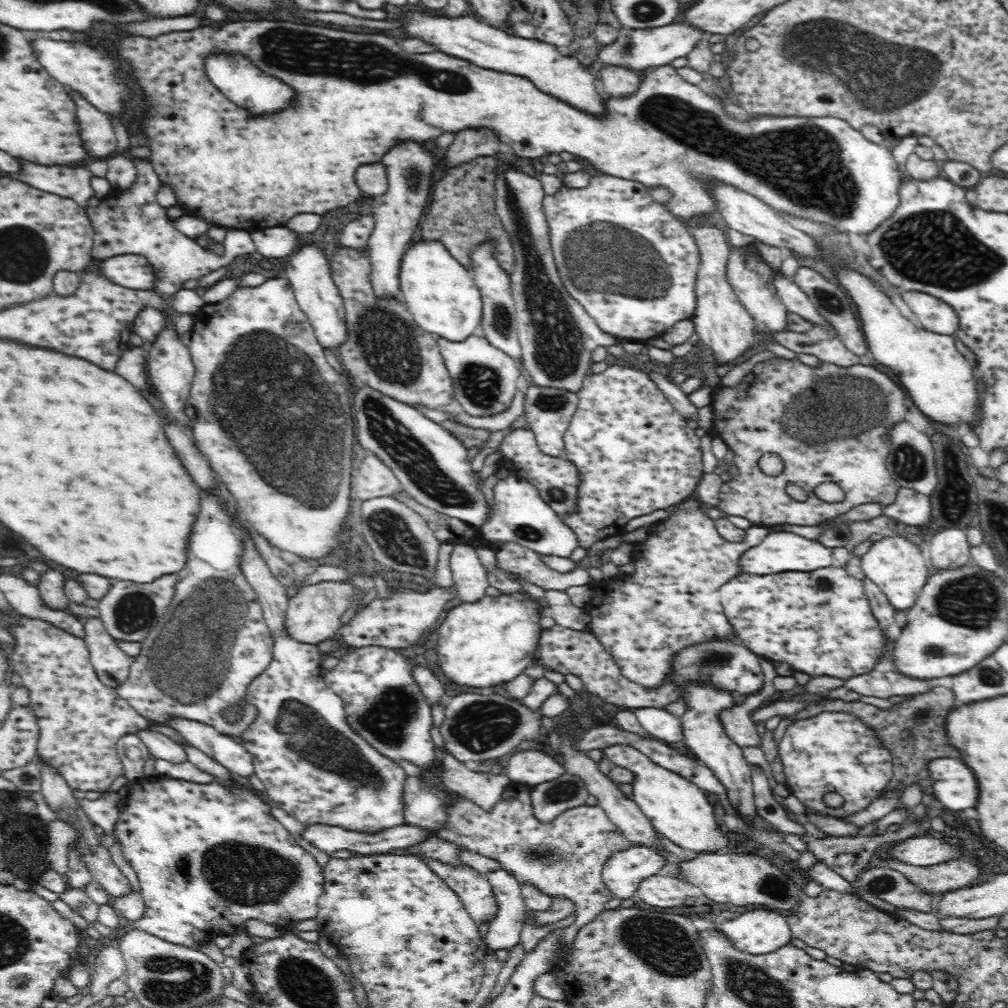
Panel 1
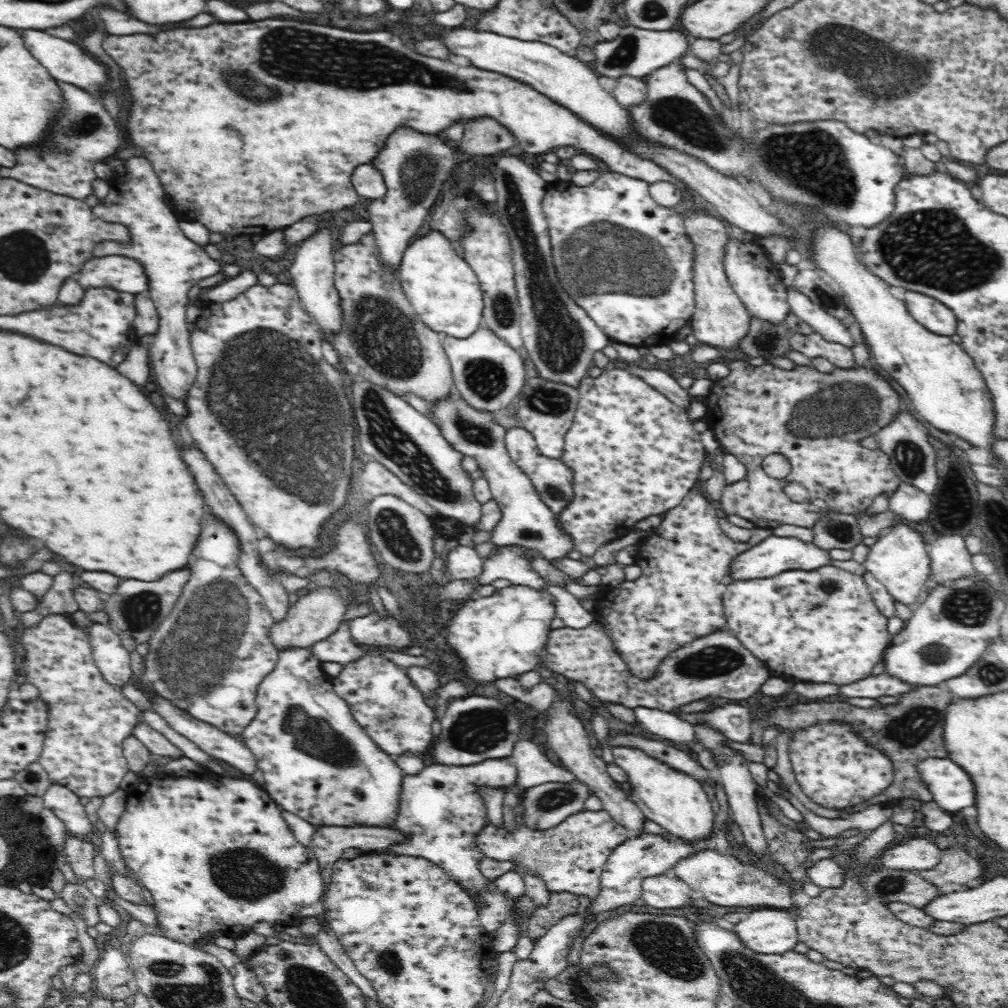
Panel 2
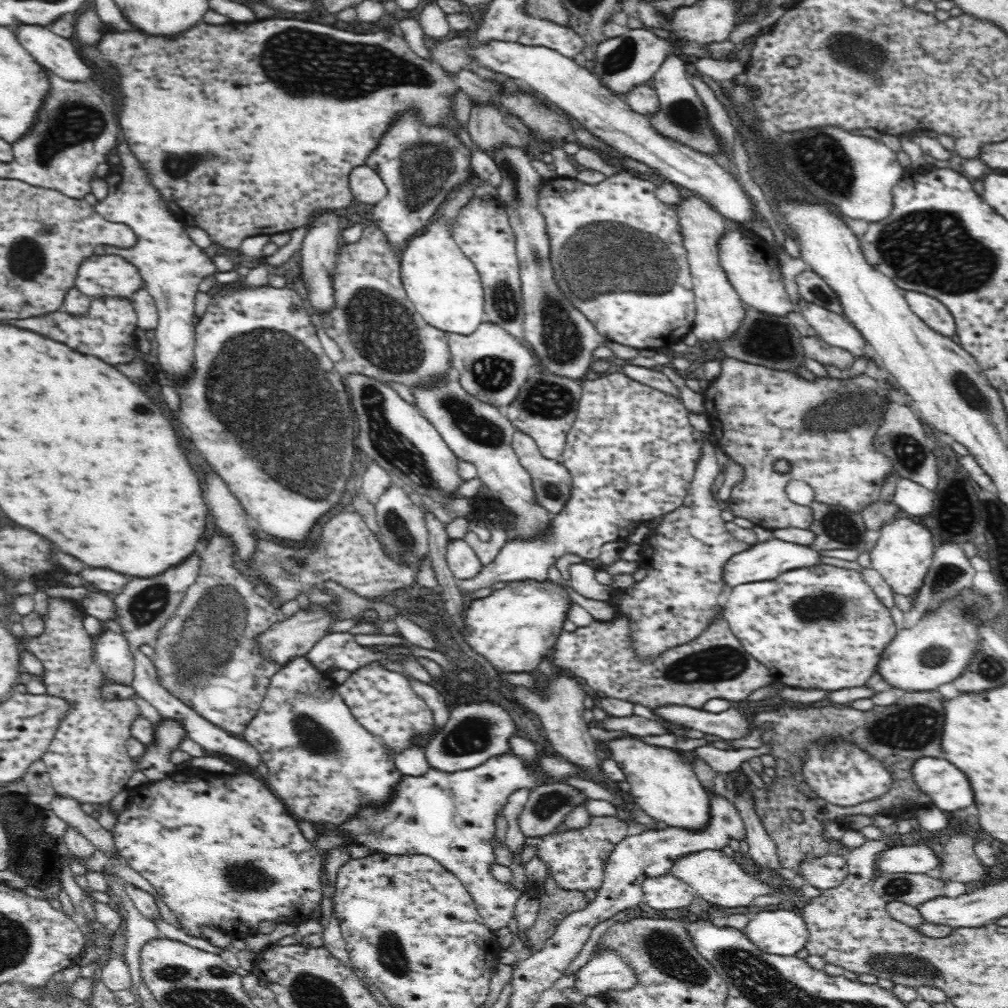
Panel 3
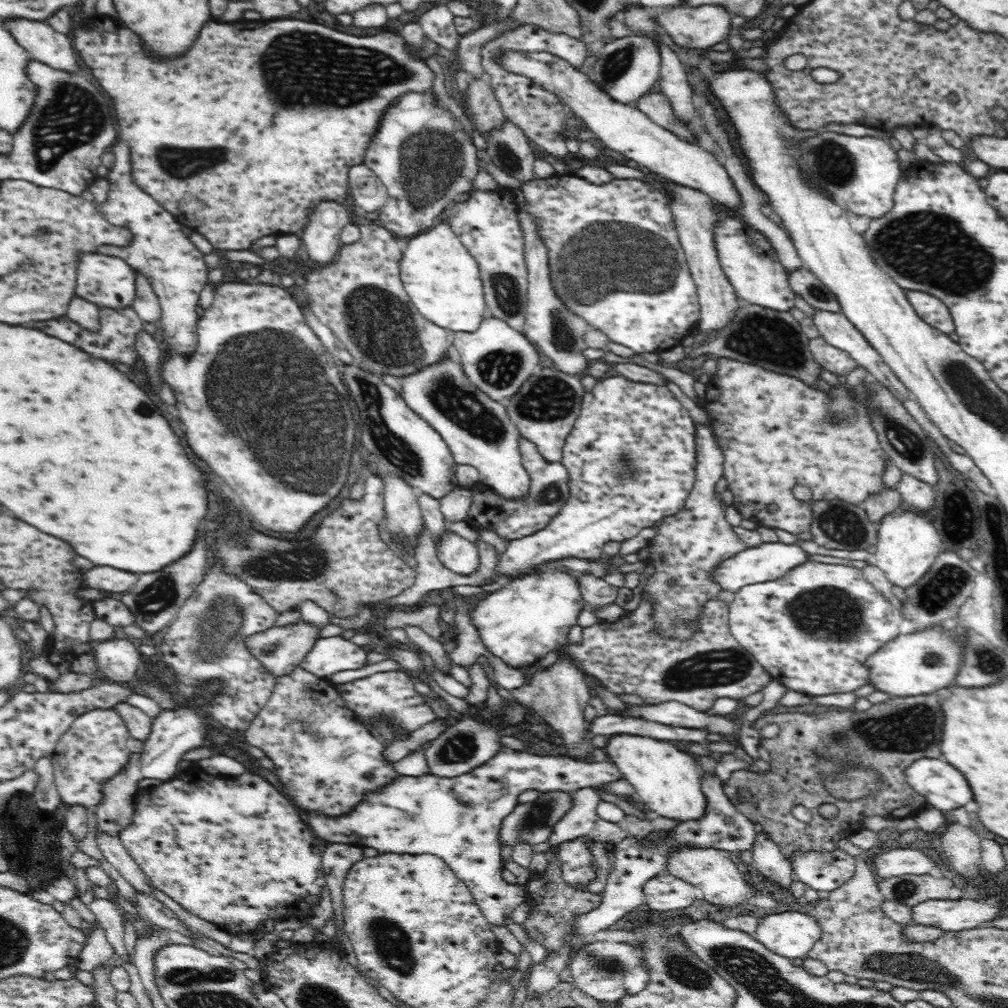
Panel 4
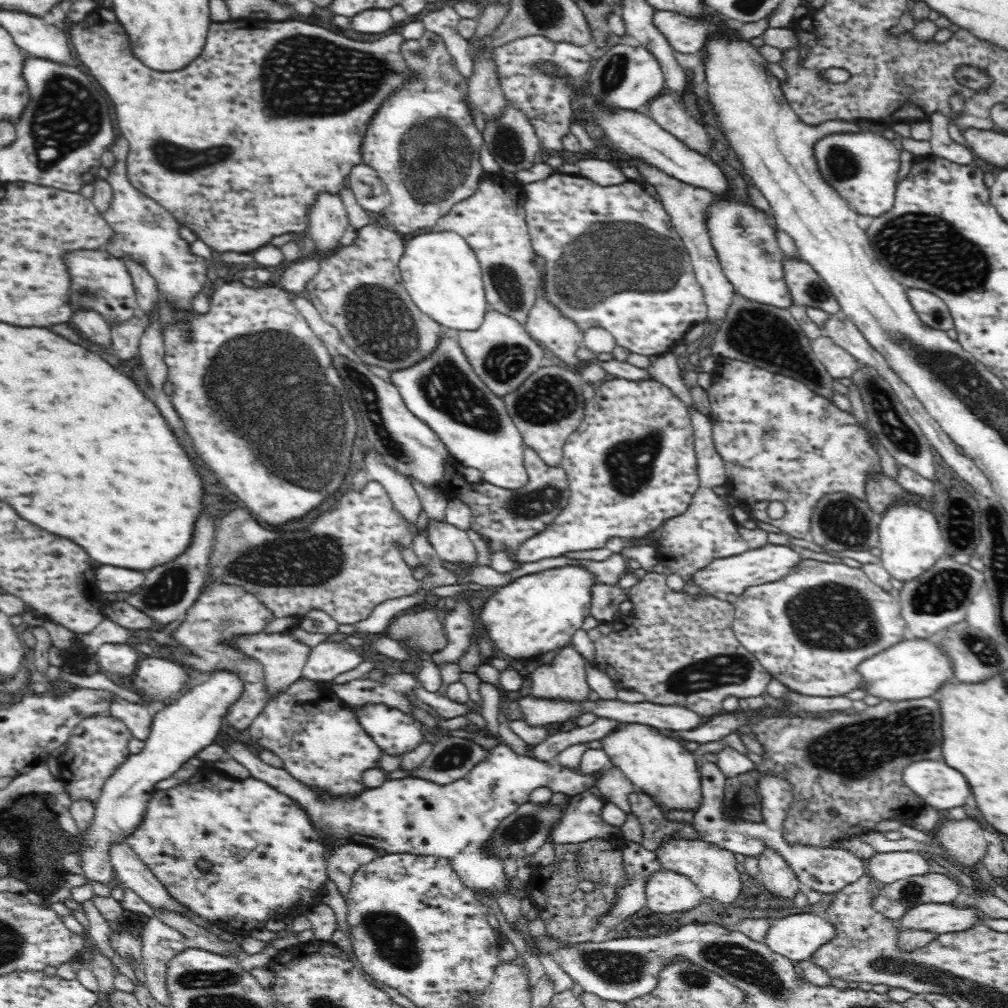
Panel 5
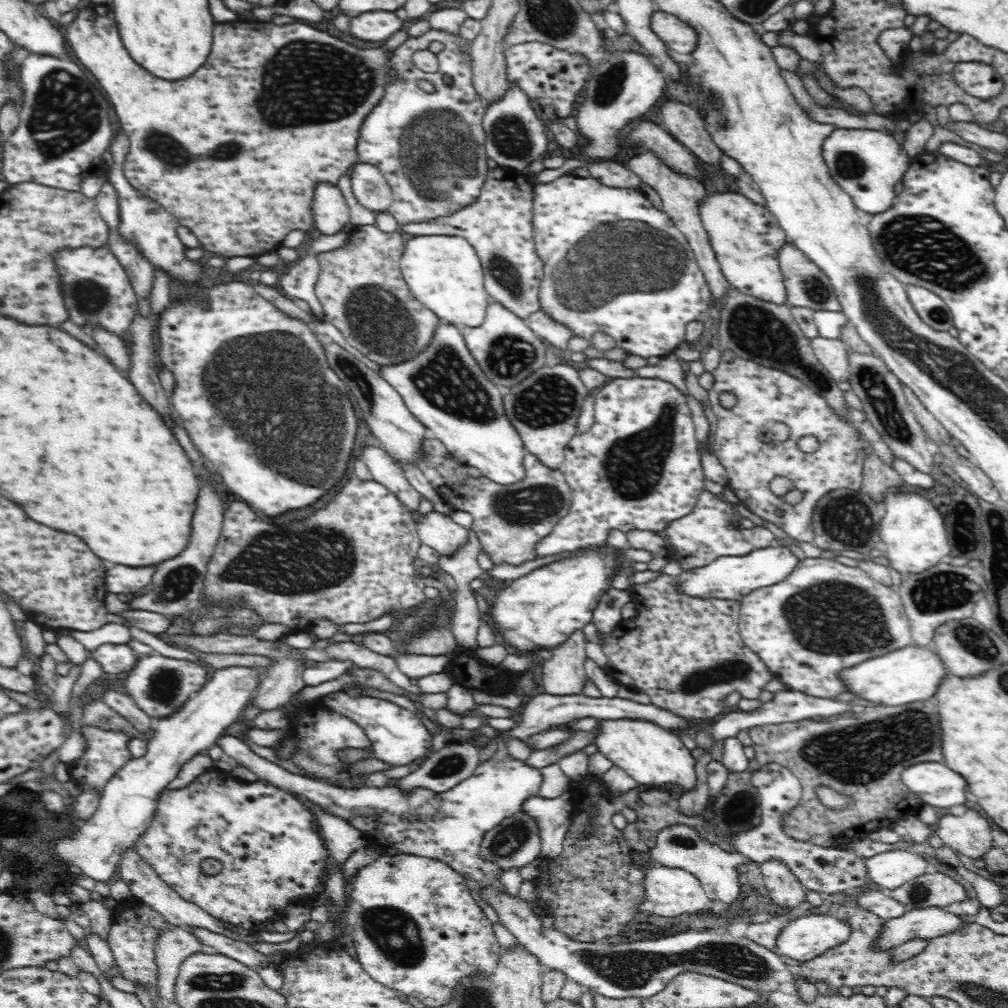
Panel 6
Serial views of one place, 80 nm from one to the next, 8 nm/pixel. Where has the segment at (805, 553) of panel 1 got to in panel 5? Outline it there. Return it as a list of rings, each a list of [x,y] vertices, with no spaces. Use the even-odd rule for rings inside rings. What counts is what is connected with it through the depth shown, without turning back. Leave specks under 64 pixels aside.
[[[768,543],[758,550],[747,550],[739,555],[715,559],[708,566],[697,571],[693,576],[692,585],[700,588],[702,594],[716,596],[718,593],[740,595],[744,589],[752,585],[770,584],[787,576],[791,568],[800,562],[798,550],[792,550],[790,546],[774,545]]]

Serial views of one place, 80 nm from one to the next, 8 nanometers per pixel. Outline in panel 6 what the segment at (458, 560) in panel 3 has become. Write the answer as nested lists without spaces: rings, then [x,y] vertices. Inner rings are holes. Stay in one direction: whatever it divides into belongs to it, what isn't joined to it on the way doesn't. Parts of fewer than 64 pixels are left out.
[[[433,510],[419,514],[416,521],[422,544],[430,546],[441,556],[452,554],[468,538],[467,528],[456,524],[447,513]]]

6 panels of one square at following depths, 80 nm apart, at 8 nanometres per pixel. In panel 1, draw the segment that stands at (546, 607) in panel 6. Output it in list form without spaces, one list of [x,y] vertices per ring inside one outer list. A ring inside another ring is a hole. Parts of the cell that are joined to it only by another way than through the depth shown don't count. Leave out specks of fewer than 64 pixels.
[[[526,591],[484,596],[476,602],[448,607],[448,614],[437,628],[437,656],[442,672],[456,684],[476,688],[496,687],[508,682],[534,659],[542,630],[540,620],[544,606]]]

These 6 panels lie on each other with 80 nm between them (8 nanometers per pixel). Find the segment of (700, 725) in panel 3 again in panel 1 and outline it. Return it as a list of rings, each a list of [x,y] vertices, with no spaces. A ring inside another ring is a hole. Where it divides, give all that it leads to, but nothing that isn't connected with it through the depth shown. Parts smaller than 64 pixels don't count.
[[[759,657],[759,663],[760,667],[762,667],[762,673],[764,673],[762,690],[757,694],[746,696],[742,704],[735,704],[718,713],[718,719],[724,731],[726,731],[726,735],[738,746],[746,746],[747,749],[761,745],[762,738],[760,738],[756,727],[752,723],[751,715],[766,698],[776,691],[773,686],[773,679],[779,675],[775,671],[773,664],[768,660]]]

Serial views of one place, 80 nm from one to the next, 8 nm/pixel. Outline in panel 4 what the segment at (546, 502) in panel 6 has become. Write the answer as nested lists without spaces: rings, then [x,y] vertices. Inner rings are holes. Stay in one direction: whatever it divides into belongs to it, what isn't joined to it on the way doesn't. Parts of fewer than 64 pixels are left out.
[[[526,438],[520,439],[520,452],[524,468],[531,478],[527,495],[522,499],[505,499],[489,487],[472,485],[471,509],[467,523],[476,530],[495,532],[506,541],[516,540],[546,528],[569,497],[569,476],[561,462],[548,462],[537,447]]]

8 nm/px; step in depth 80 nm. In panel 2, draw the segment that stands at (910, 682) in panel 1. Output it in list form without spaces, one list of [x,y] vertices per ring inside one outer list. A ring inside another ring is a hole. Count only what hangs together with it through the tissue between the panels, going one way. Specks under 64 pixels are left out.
[[[884,672],[877,677],[866,677],[838,688],[838,696],[849,698],[878,698],[906,694],[915,689],[914,685],[904,683]]]

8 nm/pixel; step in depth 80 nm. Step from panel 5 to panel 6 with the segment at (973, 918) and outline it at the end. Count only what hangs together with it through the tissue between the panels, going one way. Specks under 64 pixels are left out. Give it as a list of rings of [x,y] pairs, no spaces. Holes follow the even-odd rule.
[[[919,908],[905,912],[904,916],[886,920],[878,936],[878,948],[893,952],[896,947],[912,939],[932,942],[939,936],[959,930],[962,920],[942,908]]]

